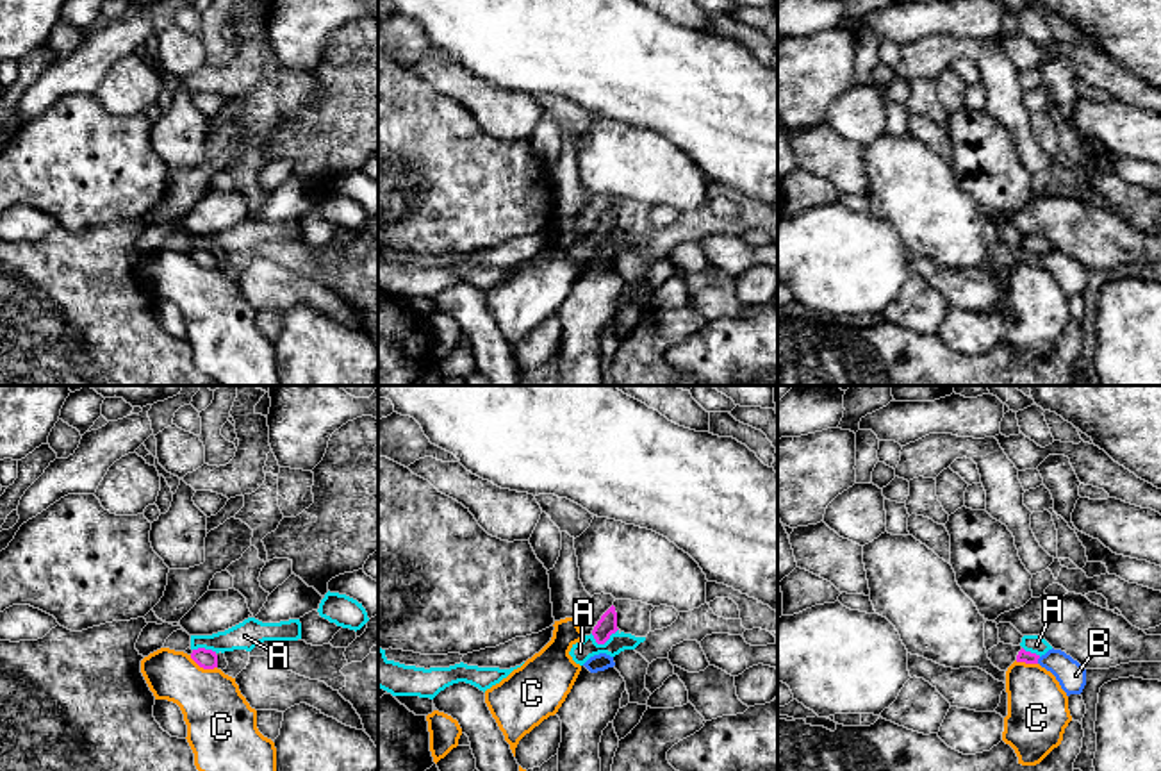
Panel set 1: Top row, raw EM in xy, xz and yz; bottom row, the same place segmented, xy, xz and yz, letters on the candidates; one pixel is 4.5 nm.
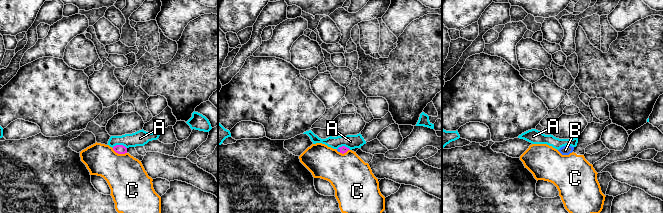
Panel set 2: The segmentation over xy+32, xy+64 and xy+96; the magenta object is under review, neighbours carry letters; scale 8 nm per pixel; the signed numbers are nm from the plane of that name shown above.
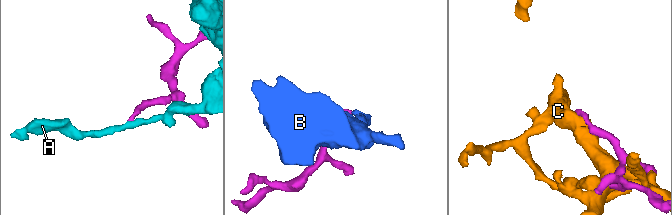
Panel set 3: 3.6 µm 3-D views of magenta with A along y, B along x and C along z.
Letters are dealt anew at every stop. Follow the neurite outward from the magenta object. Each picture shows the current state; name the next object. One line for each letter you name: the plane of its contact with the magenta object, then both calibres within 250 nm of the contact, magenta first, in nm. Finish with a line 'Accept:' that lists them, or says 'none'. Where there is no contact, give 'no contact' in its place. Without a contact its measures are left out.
B: meets magenta in yz; 60 nm thick on the magenta side, 130 nm on the other
Accept: B

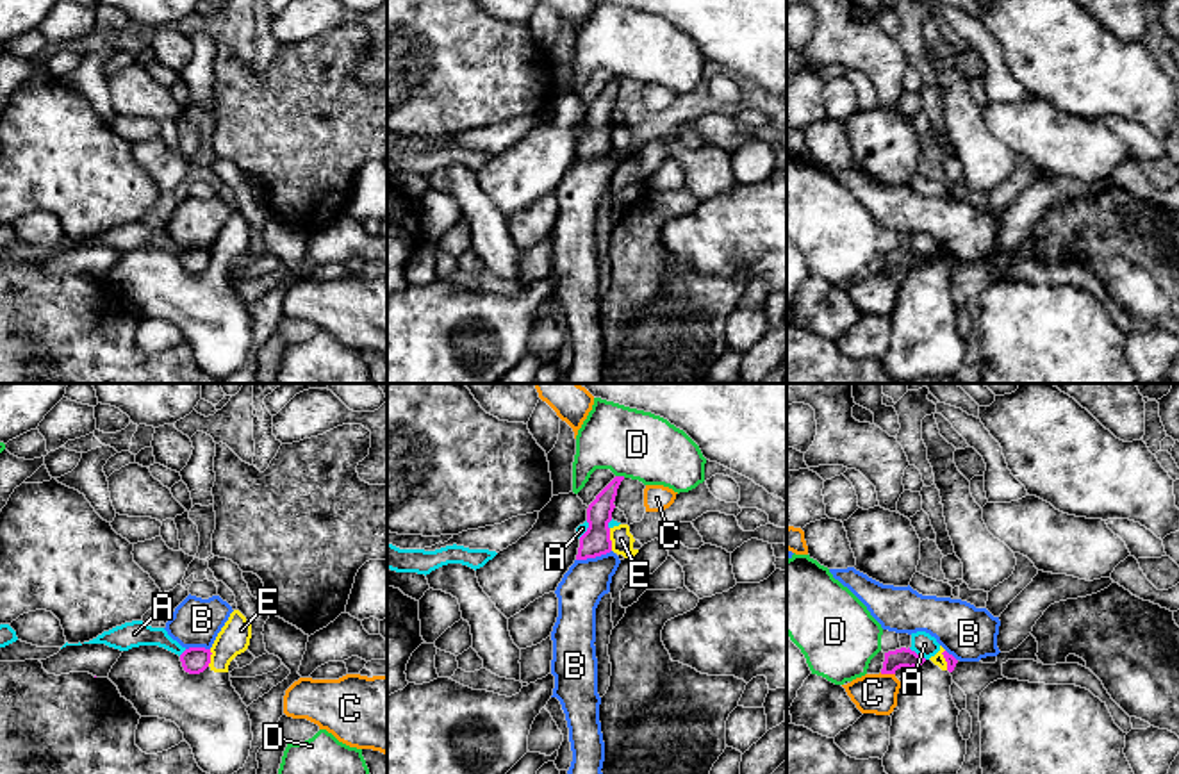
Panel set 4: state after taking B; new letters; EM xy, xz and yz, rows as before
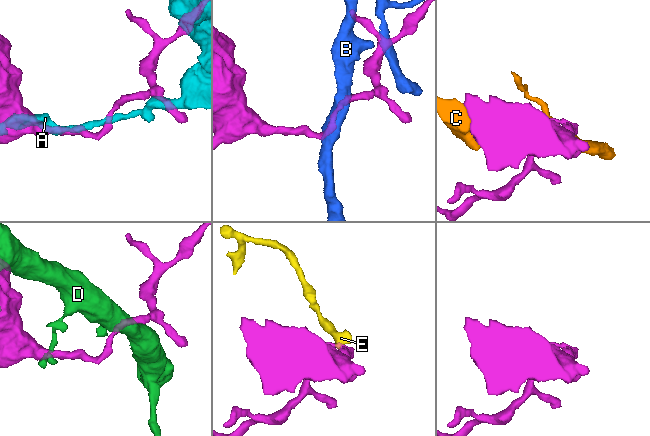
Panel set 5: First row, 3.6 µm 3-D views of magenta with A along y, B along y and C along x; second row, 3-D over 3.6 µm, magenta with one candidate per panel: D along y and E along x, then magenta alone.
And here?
Accept: none

